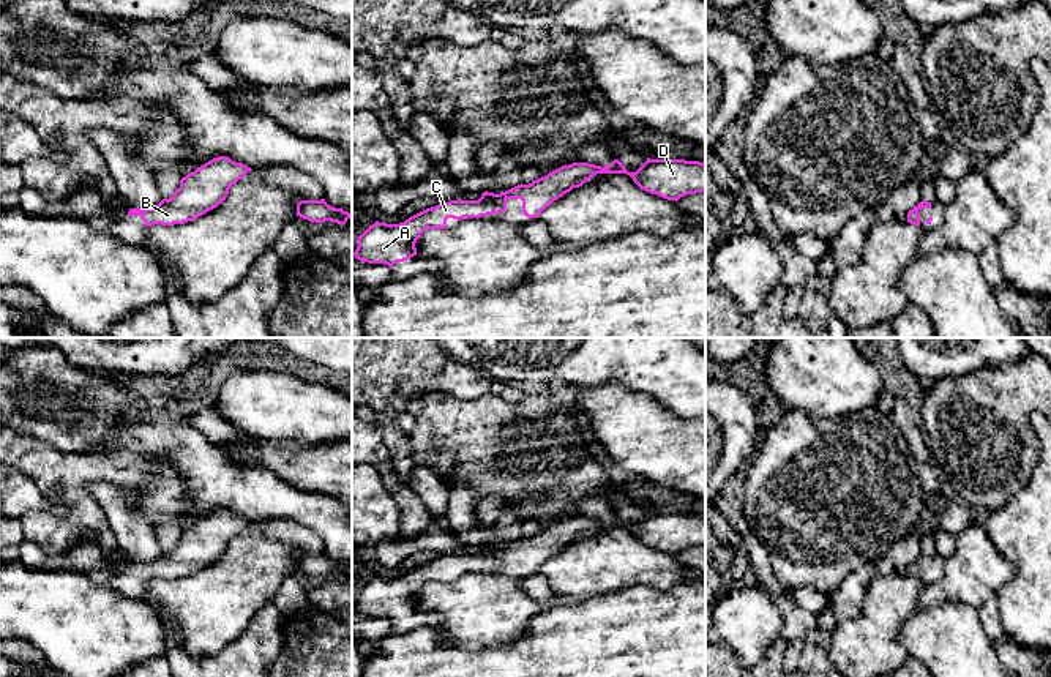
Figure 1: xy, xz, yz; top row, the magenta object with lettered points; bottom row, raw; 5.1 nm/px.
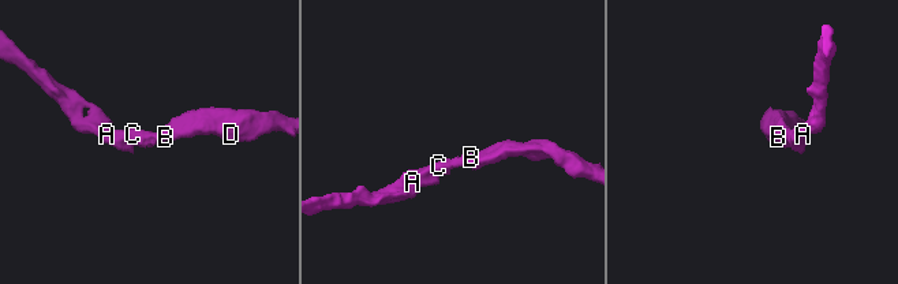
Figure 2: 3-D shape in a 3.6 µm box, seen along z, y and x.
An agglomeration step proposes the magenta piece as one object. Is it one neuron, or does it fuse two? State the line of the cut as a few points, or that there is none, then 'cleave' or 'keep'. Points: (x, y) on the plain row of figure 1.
cut none; keep

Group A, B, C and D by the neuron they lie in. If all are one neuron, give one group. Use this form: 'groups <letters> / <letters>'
groups A B C D

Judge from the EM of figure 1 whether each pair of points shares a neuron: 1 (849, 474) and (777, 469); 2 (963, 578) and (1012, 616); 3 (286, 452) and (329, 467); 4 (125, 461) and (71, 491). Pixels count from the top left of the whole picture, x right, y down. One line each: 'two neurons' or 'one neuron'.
1: one neuron
2: two neurons
3: one neuron
4: one neuron

